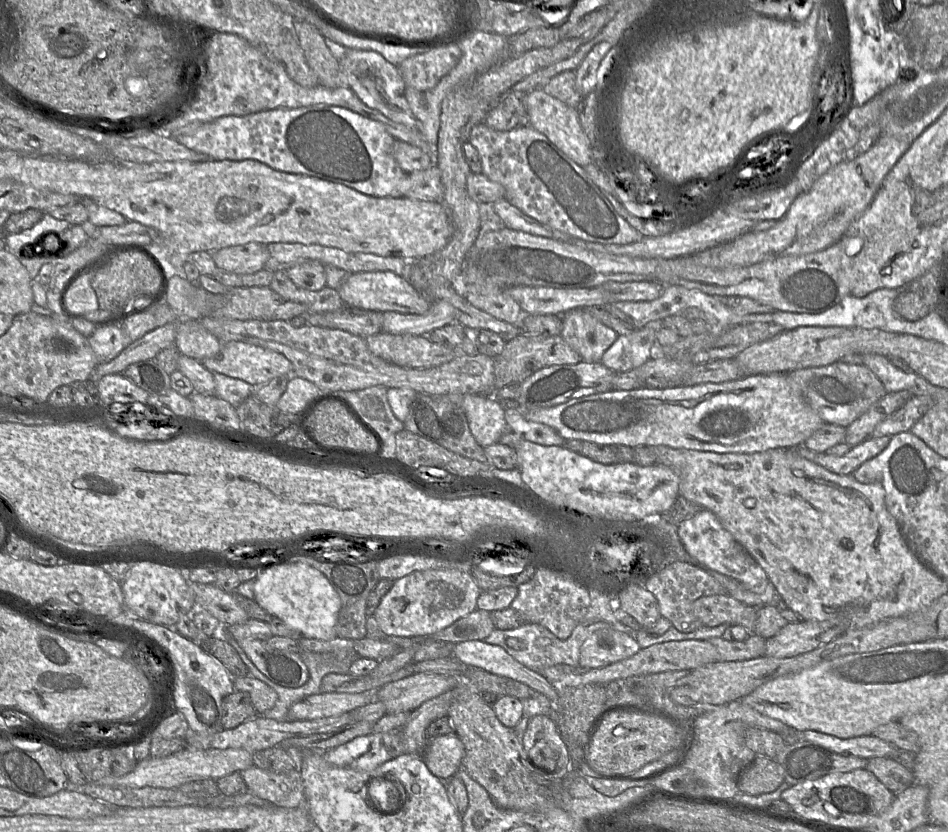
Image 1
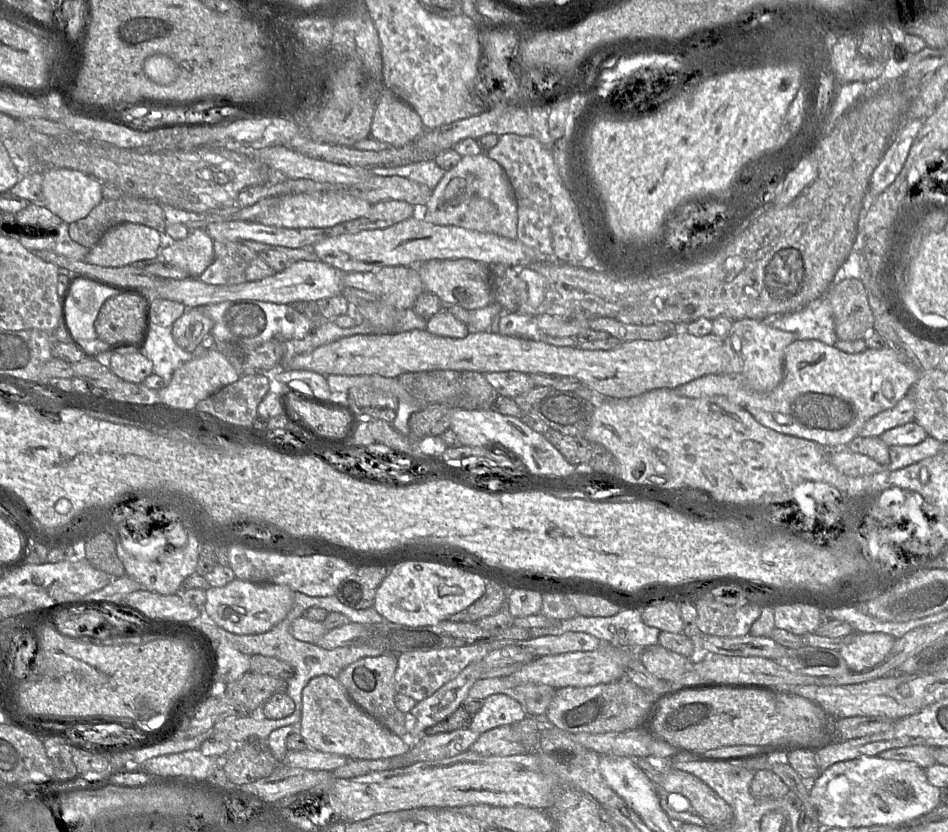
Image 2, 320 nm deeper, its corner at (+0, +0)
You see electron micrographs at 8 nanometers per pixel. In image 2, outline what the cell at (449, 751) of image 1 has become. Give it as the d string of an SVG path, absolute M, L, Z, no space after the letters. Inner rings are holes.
M496 694L482 700L480 710L472 717L469 728L483 734L500 726L511 726L526 718L519 702L503 694Z

